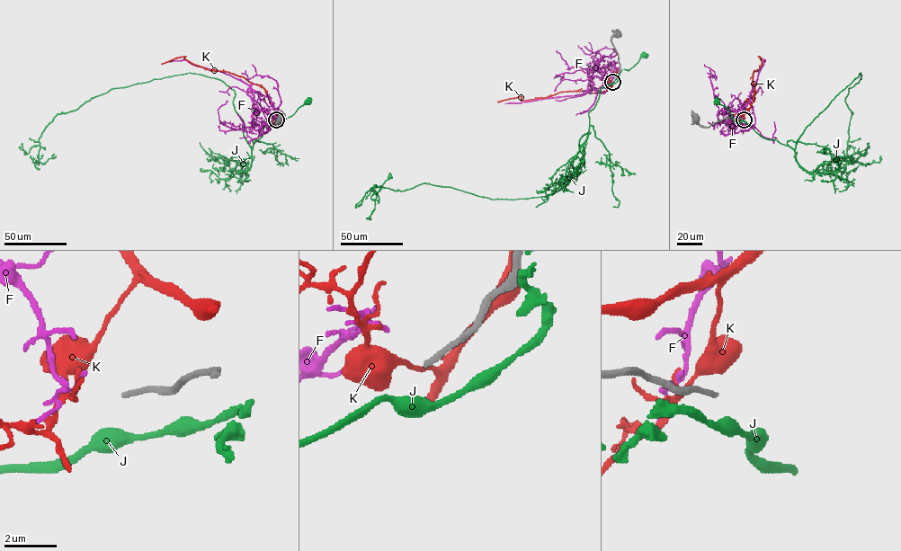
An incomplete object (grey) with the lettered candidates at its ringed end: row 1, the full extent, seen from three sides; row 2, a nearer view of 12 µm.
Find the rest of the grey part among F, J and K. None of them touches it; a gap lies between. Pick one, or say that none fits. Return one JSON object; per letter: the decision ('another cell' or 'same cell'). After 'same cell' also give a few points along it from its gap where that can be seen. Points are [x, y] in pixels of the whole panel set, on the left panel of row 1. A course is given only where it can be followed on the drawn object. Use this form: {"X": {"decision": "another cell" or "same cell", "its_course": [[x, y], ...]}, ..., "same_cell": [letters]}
{"F": {"decision": "another cell"}, "J": {"decision": "another cell"}, "K": {"decision": "another cell"}, "same_cell": []}

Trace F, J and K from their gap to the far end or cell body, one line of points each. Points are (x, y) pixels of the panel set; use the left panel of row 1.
F: (274, 119), (255, 101), (252, 109), (273, 111), (280, 105), (276, 81), (257, 75), (248, 78), (241, 73)
J: (275, 121), (281, 123), (308, 101)
K: (274, 119), (275, 109), (267, 92), (242, 76), (206, 69), (191, 63), (184, 57), (161, 64)

